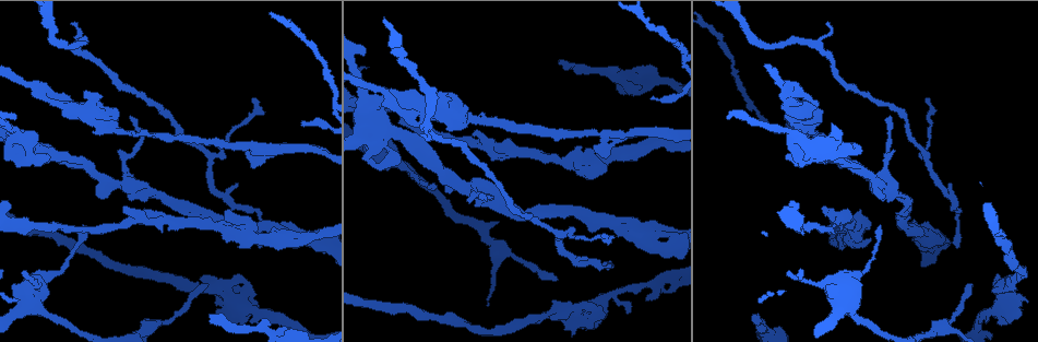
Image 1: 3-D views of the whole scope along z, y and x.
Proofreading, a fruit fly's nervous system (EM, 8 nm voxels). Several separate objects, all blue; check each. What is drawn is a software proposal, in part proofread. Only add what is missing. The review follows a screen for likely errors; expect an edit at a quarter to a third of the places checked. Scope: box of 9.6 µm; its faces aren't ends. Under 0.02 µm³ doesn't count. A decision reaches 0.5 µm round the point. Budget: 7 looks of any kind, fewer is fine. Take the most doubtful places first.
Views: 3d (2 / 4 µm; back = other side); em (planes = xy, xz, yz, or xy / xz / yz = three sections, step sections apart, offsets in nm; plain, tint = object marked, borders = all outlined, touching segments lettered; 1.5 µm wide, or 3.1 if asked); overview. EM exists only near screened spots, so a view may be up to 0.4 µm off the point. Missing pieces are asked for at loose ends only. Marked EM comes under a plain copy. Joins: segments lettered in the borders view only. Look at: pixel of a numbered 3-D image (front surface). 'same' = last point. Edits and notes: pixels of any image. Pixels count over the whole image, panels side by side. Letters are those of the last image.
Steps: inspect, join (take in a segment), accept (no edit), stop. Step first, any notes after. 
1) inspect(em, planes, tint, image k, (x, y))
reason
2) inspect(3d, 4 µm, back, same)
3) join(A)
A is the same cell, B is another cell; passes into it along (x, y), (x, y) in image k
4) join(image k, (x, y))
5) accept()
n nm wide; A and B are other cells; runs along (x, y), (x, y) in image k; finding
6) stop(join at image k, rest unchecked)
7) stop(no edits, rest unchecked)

inspect(em, planes, borders, image 1, (212, 316))
an open end

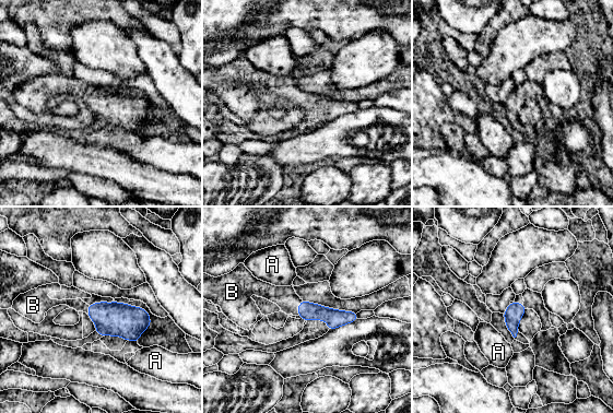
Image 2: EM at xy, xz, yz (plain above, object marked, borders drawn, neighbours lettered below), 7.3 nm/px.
join(B)
B is the same cell, A is another cell; passes into it along (306, 310), (298, 307), (285, 297) in image 2; the neuron continues

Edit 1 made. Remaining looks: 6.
inspect(overview)
redraw

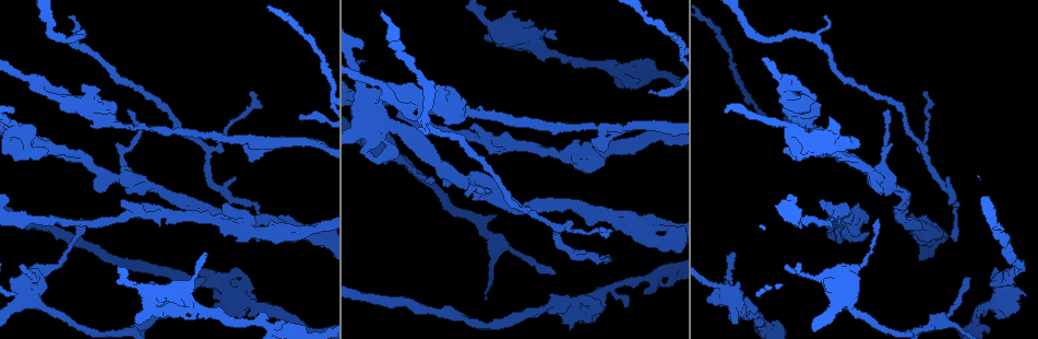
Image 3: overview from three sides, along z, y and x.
inspect(3d, 4 µm, back, image 3, (601, 143))
an open end

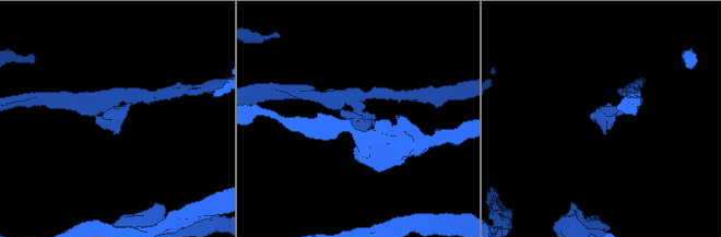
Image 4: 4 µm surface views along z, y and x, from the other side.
inspect(em, planes, tint, image 4, (114, 133))

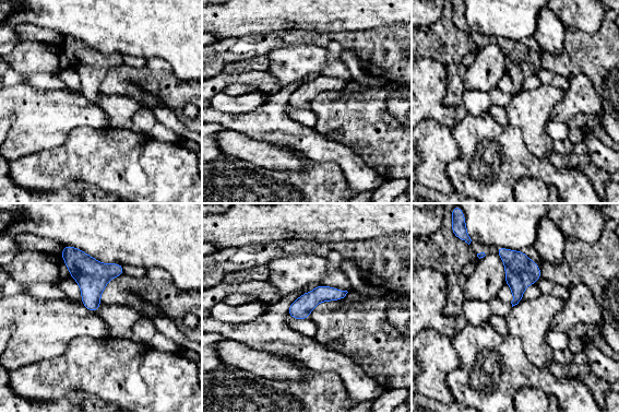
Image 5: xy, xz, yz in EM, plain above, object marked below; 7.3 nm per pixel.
inspect(em, planes, borders, same)
see the neighbours

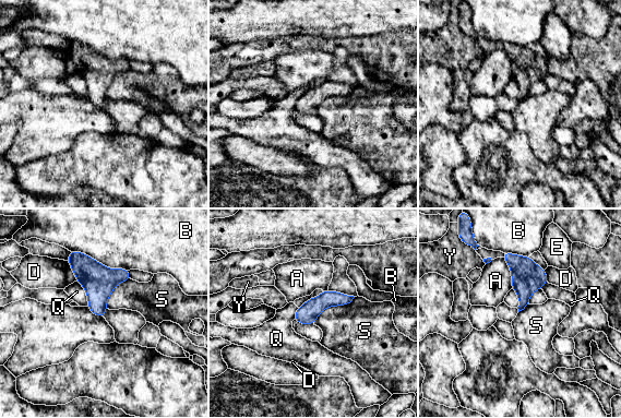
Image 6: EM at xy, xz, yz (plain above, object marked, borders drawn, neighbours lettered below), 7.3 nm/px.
accept()
A, B, D, E, Q, S and Y are other cells; border along (355, 297), (327, 306), (313, 323) in image 6; no lettered segment goes on from it

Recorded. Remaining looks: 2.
inspect(em, planes, tint, image 3, (203, 278))
an open end

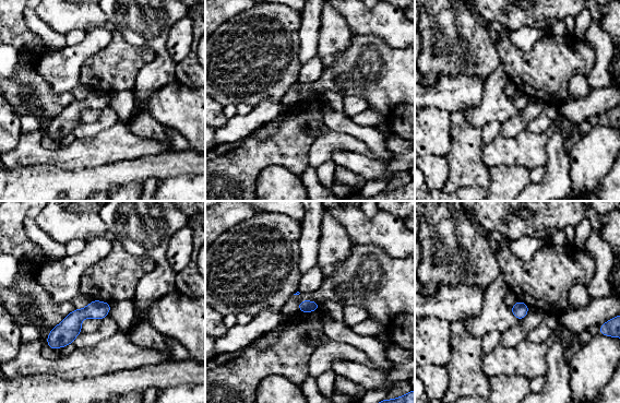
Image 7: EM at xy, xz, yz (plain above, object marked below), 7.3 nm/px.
inspect(em, planes, borders, same)
see the neighbours

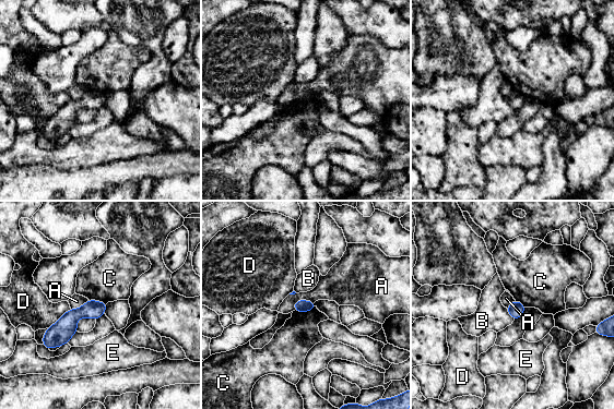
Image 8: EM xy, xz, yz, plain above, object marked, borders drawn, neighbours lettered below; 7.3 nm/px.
accept()
D touches over 220 nm; A, B, C, D and E are other cells; none of them fits

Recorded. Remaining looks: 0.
stop(join at image 2, rest unchecked)

